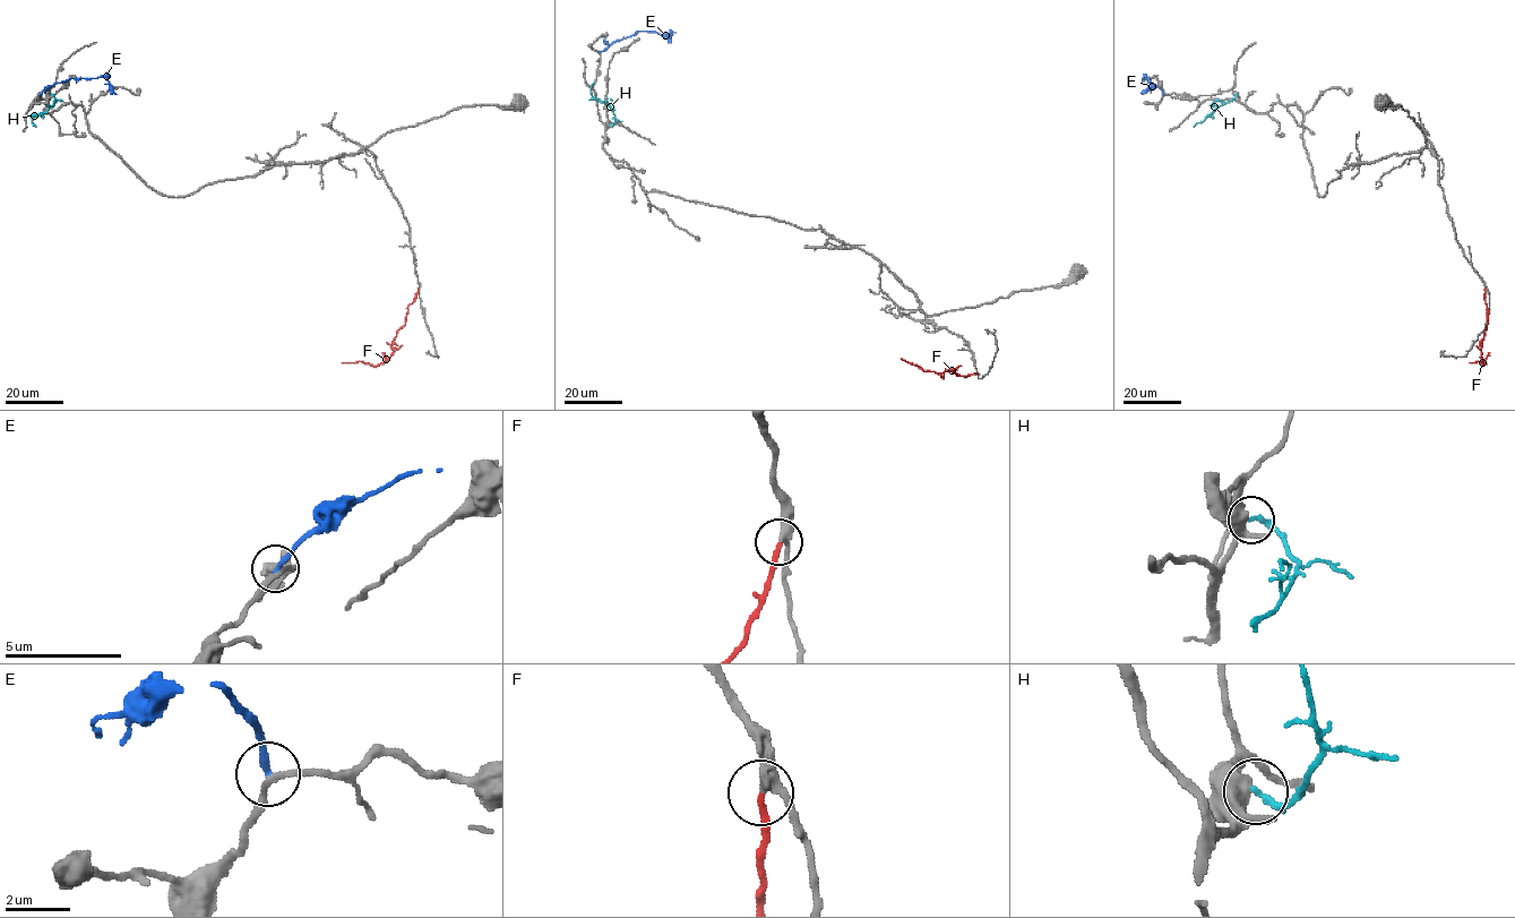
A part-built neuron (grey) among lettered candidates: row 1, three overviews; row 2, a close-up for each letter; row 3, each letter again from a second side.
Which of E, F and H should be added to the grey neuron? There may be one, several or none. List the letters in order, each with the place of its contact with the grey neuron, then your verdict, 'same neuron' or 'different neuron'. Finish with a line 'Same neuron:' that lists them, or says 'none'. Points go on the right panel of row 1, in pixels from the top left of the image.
E: meets grey at (1163, 94); different neuron
F: meets grey at (1485, 288); same neuron
H: meets grey at (1234, 94); different neuron
Same neuron: F

